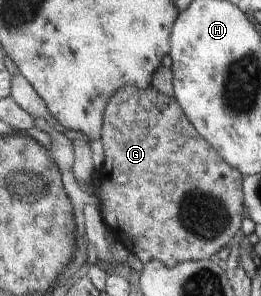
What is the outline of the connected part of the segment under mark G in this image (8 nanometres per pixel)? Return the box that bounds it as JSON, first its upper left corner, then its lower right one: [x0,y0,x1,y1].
[98,85,245,268]

